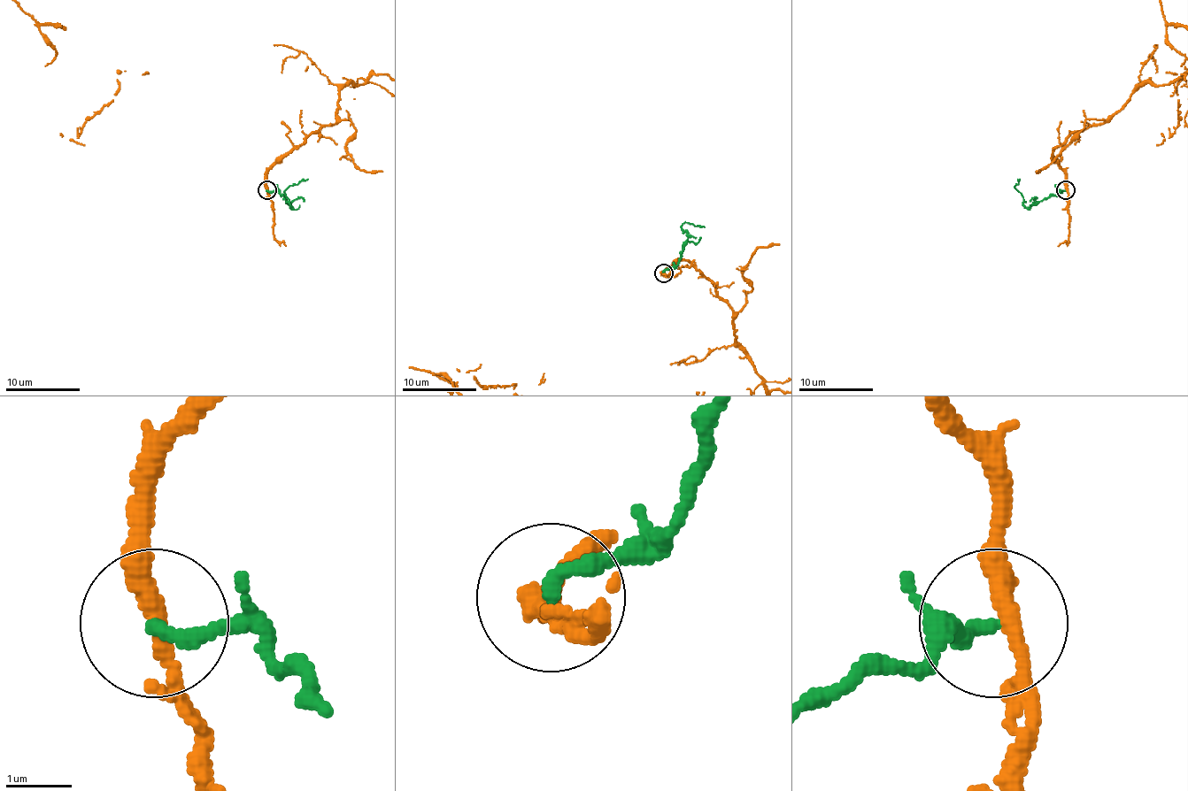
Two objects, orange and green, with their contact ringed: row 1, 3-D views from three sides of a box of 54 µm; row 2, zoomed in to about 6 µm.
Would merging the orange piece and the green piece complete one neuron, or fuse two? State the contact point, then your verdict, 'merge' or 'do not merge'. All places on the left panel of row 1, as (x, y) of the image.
place (266, 190); do not merge

